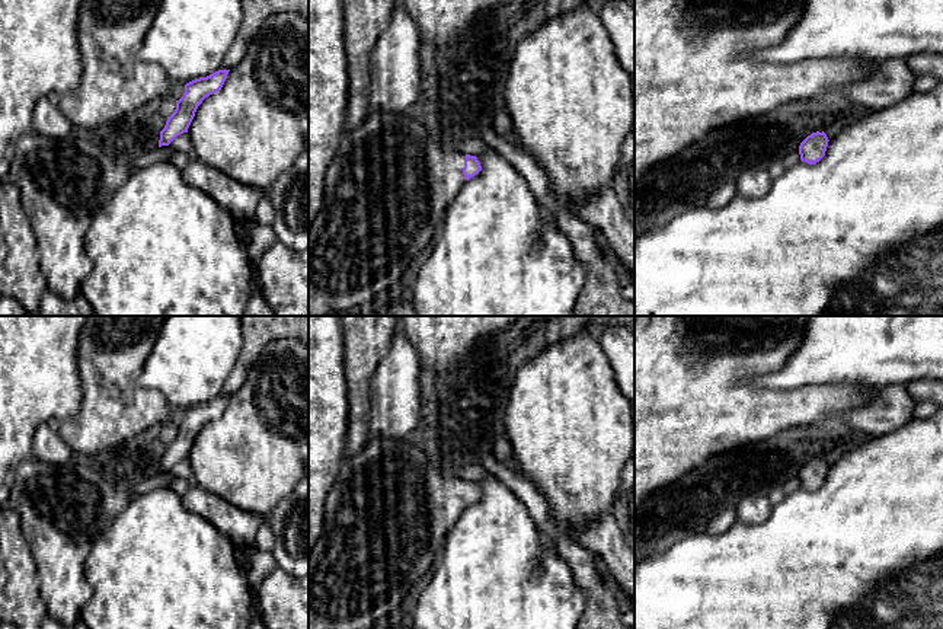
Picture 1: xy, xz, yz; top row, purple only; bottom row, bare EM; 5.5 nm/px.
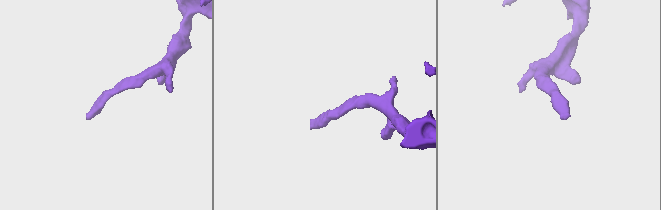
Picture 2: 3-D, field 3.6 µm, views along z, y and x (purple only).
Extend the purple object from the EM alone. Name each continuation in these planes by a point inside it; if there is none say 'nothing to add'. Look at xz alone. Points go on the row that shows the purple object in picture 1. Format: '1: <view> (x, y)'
1: xz (387, 190)

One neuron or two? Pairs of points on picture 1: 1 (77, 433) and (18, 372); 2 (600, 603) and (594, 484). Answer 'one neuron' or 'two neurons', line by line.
1: two neurons
2: two neurons

